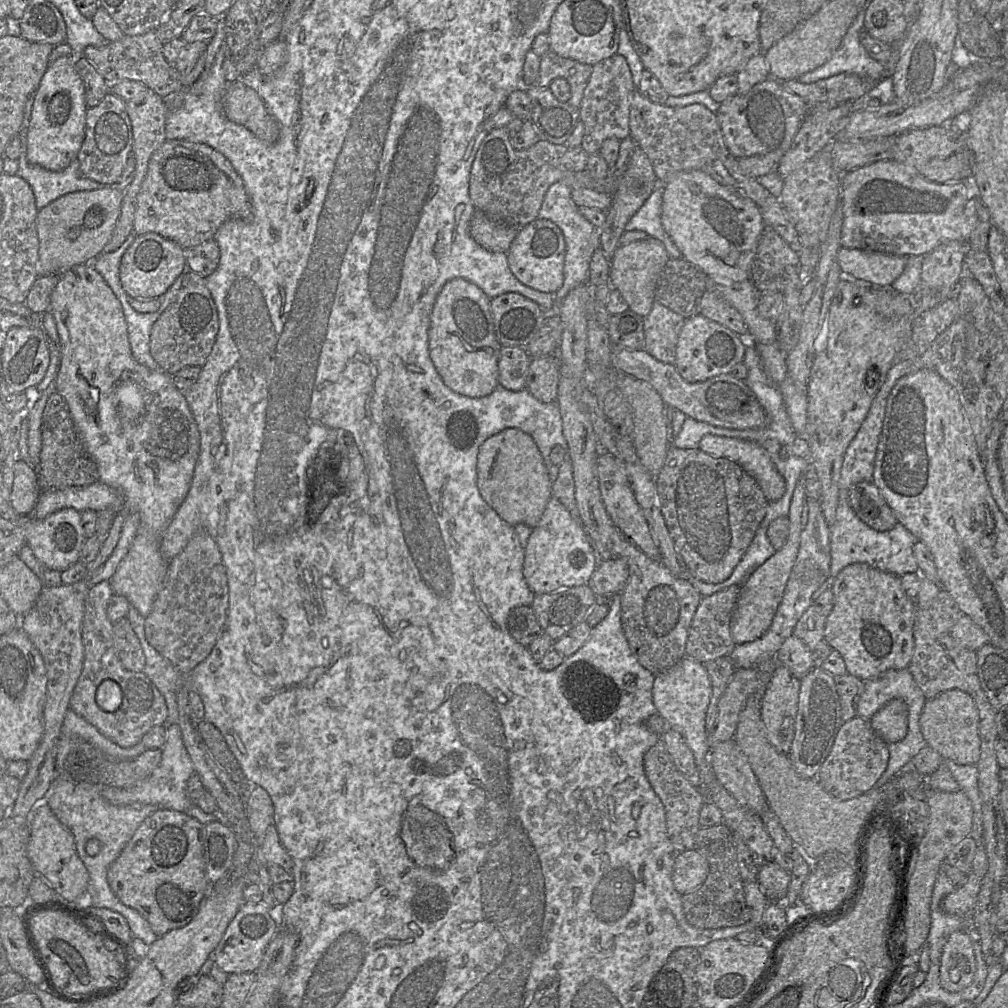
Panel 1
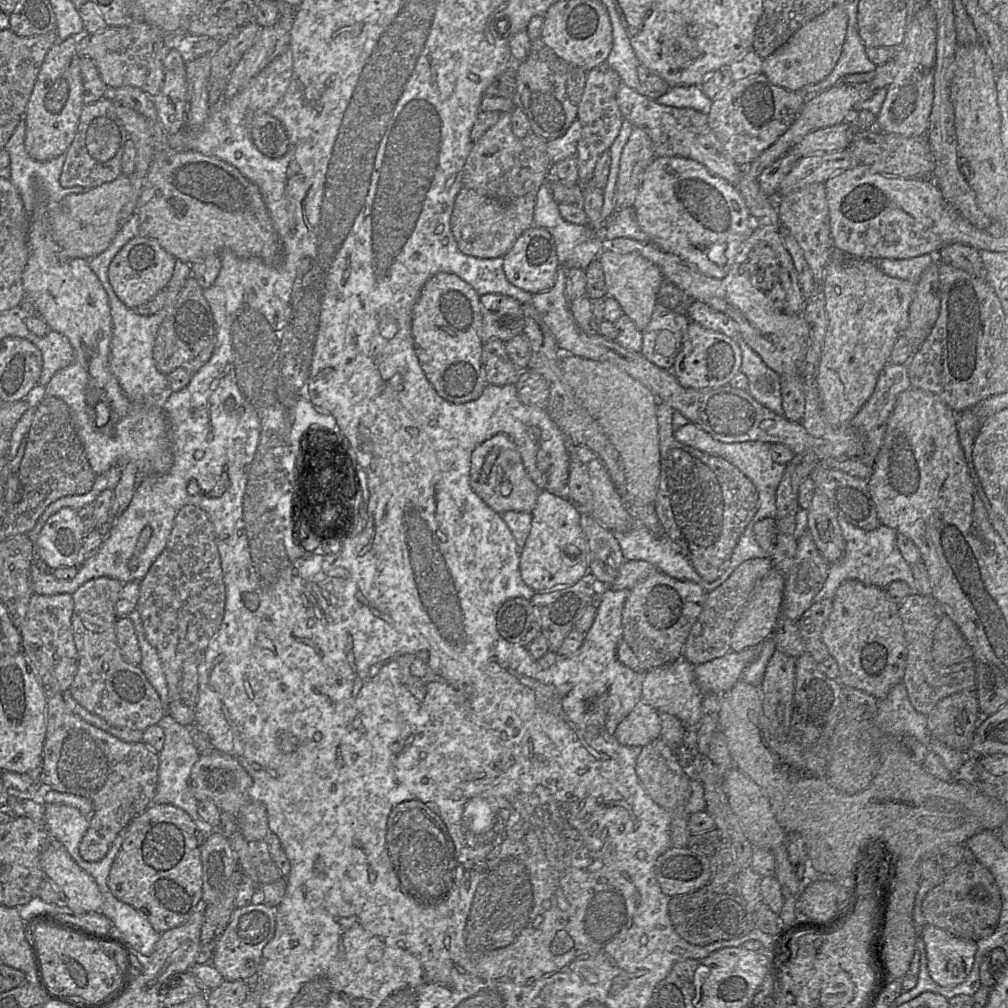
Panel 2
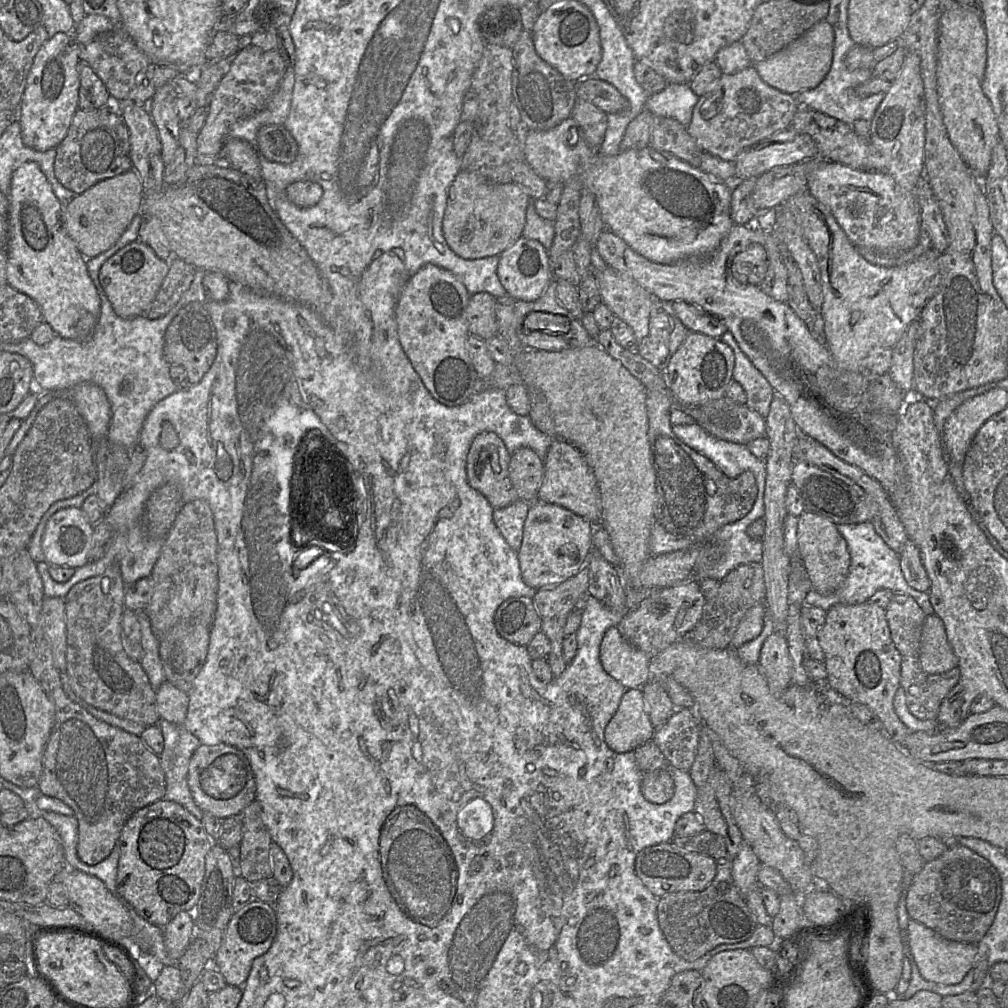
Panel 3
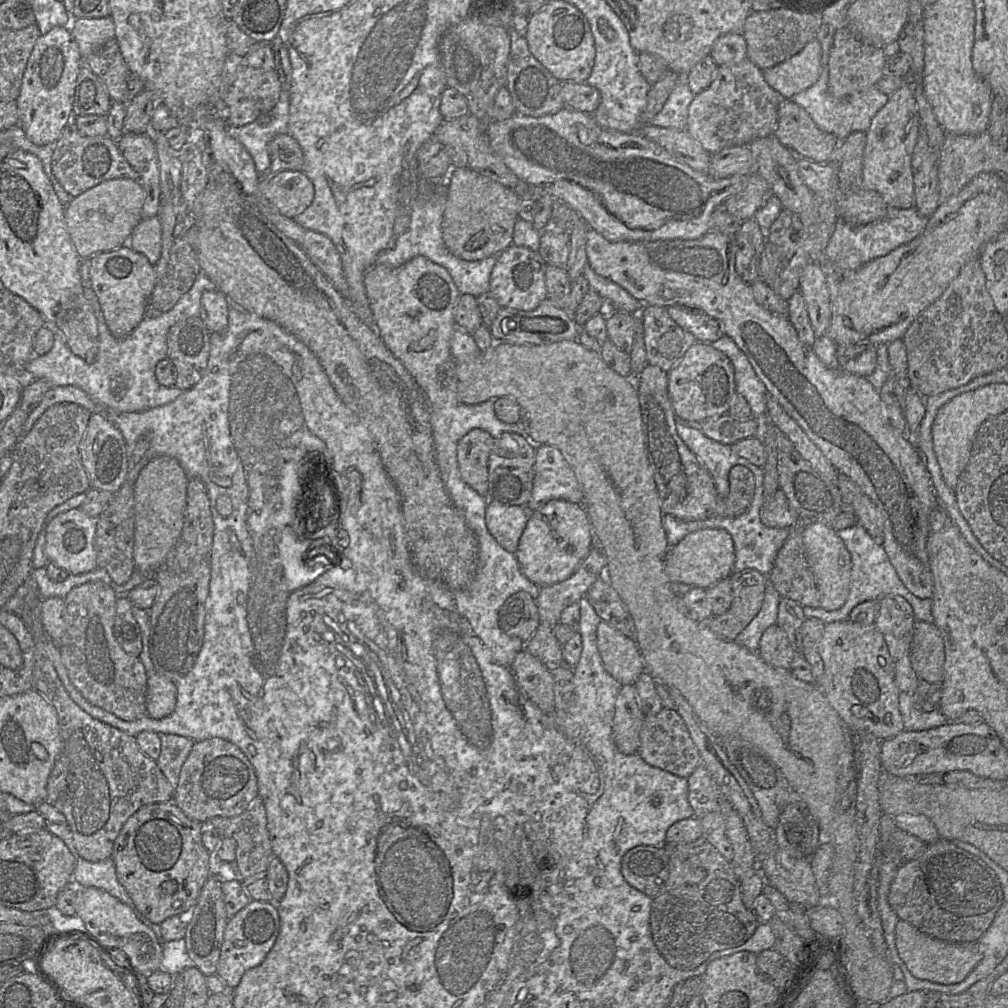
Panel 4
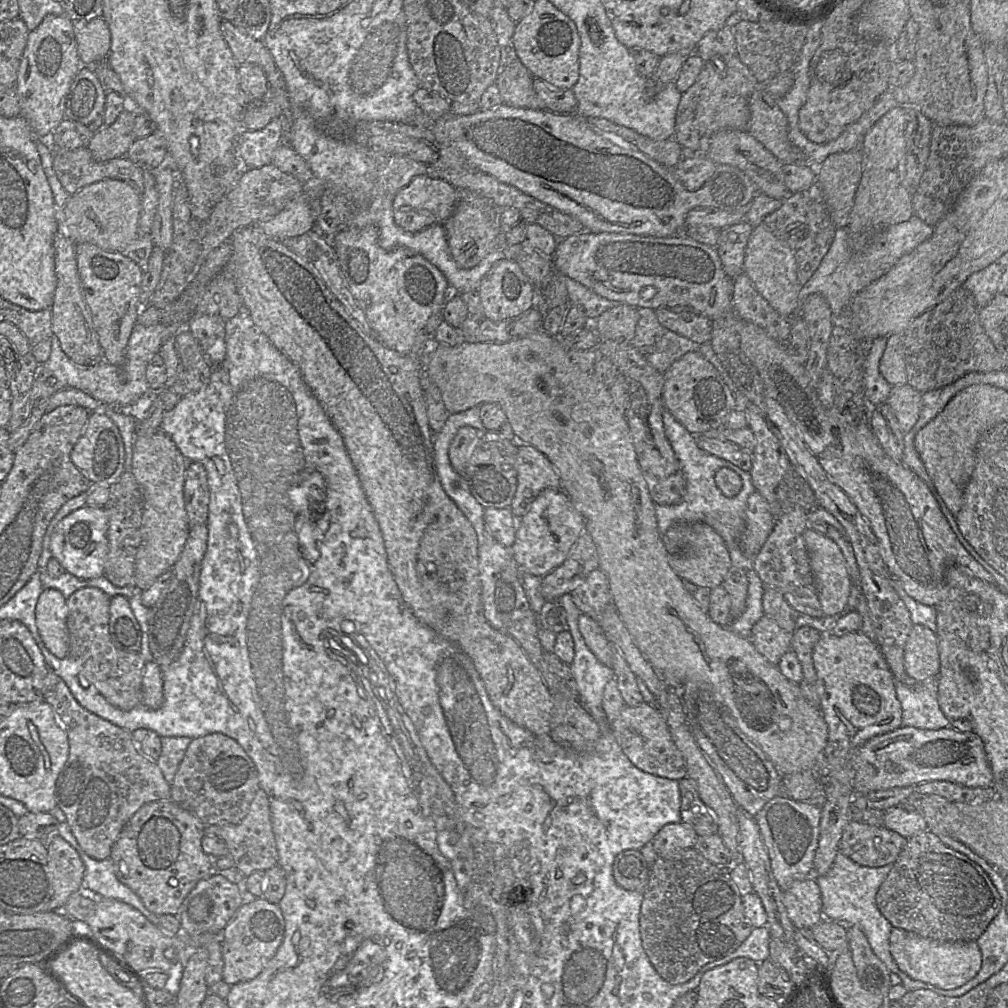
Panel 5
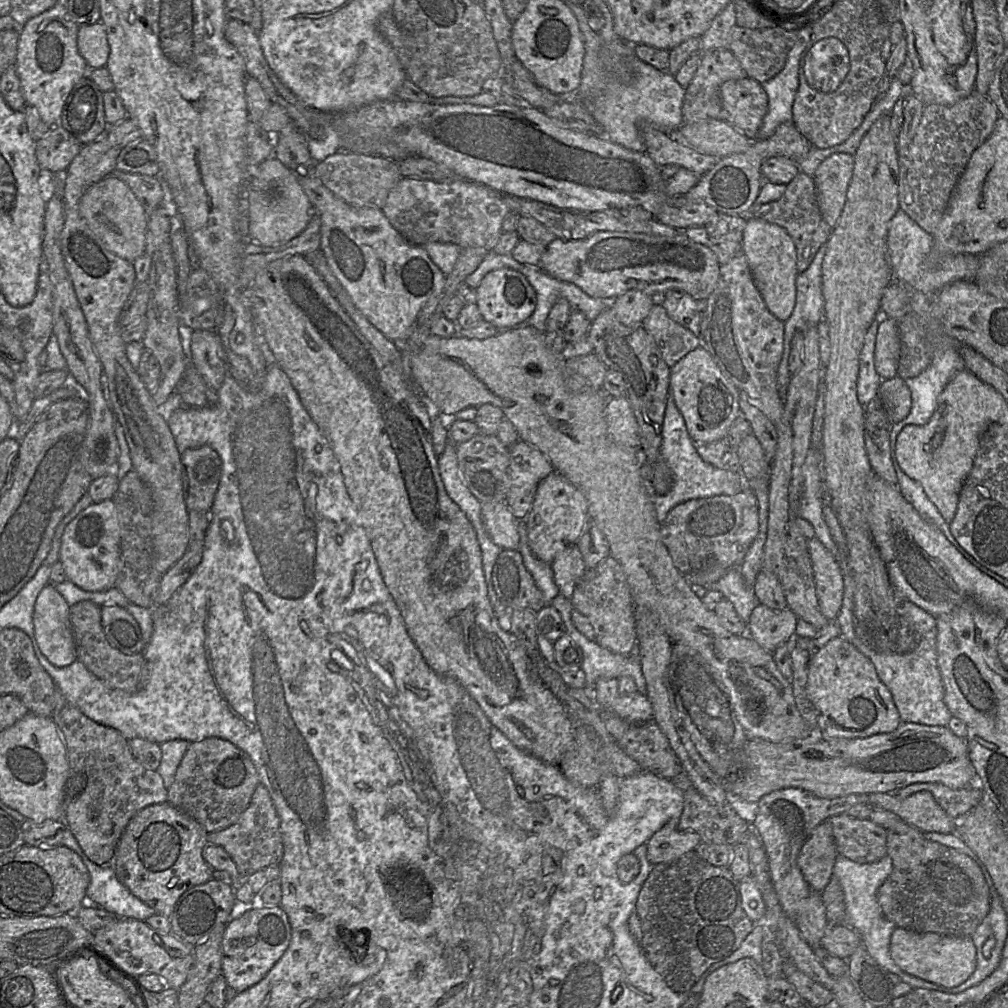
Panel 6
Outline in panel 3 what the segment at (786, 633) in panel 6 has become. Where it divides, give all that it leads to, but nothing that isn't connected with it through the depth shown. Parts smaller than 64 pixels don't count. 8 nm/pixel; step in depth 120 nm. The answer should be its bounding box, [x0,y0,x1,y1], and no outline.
[758,631,793,694]

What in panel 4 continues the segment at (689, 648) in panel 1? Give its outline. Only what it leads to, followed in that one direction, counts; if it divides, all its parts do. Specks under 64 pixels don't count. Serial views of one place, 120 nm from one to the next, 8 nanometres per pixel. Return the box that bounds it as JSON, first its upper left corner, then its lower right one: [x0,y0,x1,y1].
[706,569,767,641]

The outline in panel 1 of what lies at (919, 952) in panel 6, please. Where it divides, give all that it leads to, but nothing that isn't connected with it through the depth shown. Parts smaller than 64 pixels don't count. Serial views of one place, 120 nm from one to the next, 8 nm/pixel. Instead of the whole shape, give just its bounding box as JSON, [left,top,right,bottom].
[940,933,976,992]

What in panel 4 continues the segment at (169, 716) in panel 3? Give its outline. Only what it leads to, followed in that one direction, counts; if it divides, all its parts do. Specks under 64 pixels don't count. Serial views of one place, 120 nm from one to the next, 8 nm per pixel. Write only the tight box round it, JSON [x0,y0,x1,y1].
[146,673,176,719]

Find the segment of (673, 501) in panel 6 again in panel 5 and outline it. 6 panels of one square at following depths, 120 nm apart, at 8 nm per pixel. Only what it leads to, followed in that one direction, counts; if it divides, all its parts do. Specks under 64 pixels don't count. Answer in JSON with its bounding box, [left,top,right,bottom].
[656,410,756,570]

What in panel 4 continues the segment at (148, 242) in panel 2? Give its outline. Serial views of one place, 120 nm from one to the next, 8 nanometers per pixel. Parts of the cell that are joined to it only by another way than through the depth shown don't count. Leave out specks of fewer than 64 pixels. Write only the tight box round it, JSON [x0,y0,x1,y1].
[89,247,157,339]

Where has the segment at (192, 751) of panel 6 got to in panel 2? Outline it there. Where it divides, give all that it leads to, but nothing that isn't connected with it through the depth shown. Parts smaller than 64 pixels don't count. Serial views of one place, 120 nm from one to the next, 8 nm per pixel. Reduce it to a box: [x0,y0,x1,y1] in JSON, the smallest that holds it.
[188,750,252,815]

